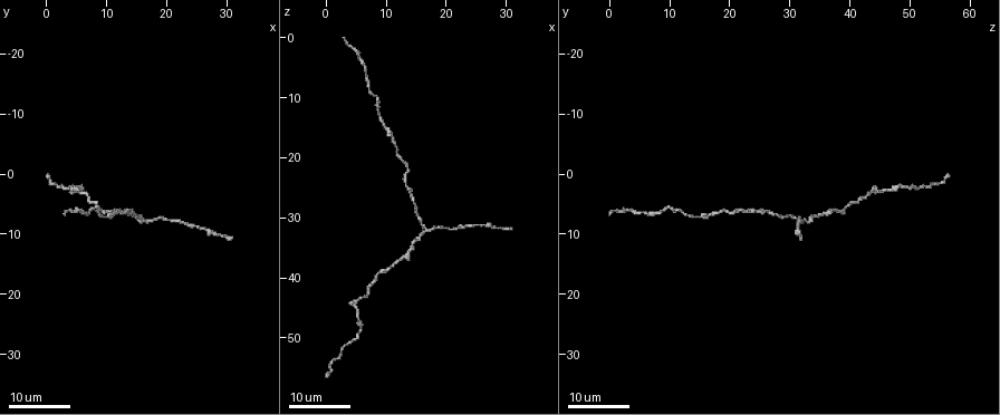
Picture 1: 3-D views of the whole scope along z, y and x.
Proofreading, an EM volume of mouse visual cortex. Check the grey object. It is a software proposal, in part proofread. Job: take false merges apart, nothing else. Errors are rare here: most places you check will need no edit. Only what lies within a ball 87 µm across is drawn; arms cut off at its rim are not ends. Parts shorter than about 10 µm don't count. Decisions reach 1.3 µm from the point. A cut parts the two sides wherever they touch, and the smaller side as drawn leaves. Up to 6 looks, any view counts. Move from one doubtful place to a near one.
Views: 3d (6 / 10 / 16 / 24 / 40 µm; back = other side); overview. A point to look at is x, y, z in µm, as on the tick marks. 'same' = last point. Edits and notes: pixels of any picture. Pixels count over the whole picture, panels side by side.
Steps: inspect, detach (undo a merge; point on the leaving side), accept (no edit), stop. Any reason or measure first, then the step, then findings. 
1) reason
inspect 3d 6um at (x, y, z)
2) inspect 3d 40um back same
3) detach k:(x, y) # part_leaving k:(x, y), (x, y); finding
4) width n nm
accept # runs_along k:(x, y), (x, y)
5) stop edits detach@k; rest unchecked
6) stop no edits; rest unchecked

thick turns thin
inspect 3d 24um at (6.0, 2.0, 48.5)

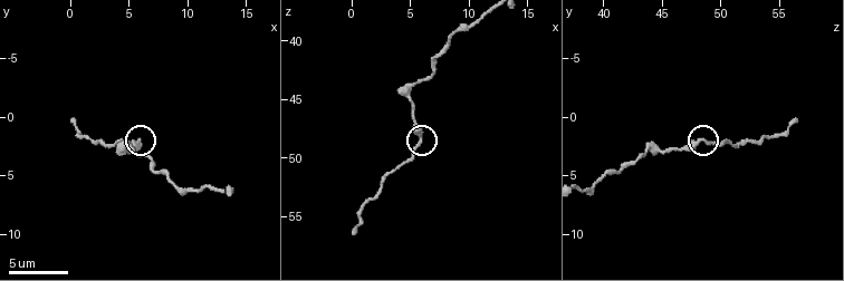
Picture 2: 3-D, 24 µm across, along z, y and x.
inspect 3d 10um at (5.8, 2.0, 48.2)

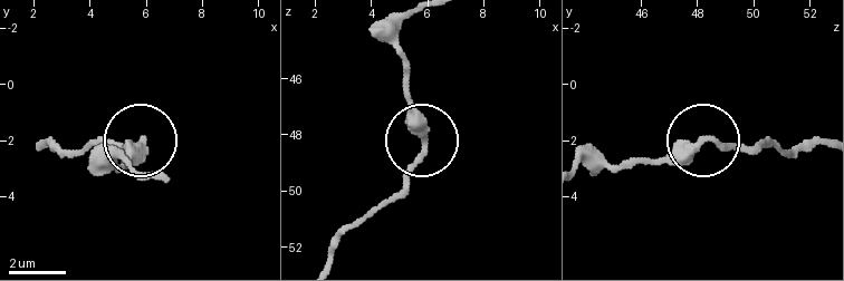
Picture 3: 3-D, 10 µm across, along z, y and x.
accept # continuous, no second neuron

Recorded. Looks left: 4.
thick turns thin
inspect 3d 6um at (7.0, 3.8, 42.8)

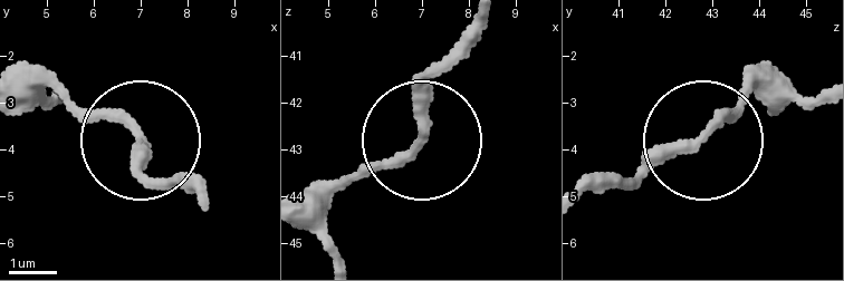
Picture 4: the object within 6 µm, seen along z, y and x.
inspect 3d 6um back at (7.00, 3.80, 42.70)

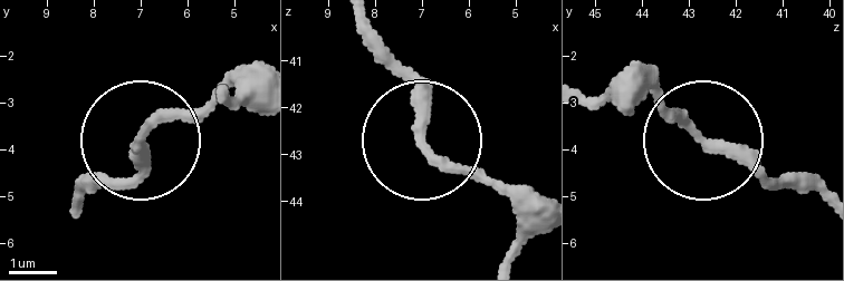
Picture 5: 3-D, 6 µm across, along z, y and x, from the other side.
accept # runs_along 5:(357, 22), (410, 95), (425, 143), (518, 211); all the same neuron

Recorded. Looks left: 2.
arms part here
inspect 3d 24um at (16.5, 8.0, 32.0)

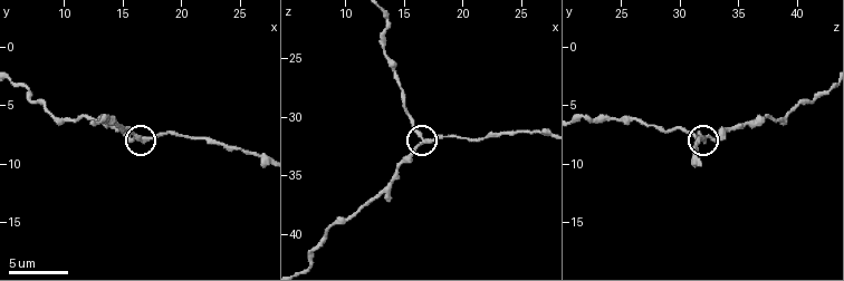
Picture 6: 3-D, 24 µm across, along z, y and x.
zoom in
inspect 3d 10um at (17.0, 8.0, 32.2)

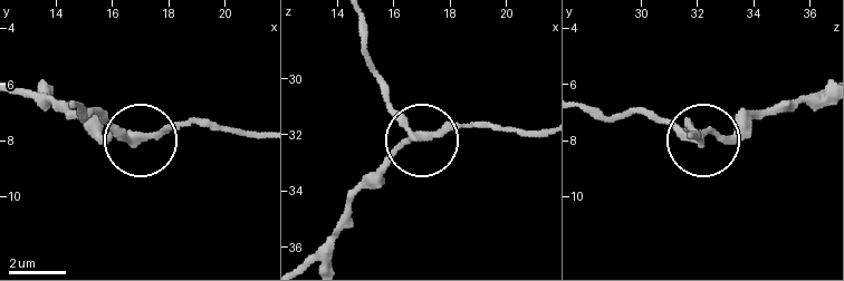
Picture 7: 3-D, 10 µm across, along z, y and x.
side_arm 16 um
detach 7:(387, 107) # part_leaving 7:(416, 132), (392, 106), (358, 19); two neurons meet here

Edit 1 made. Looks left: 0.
stop edits detach@7; rest unchecked

